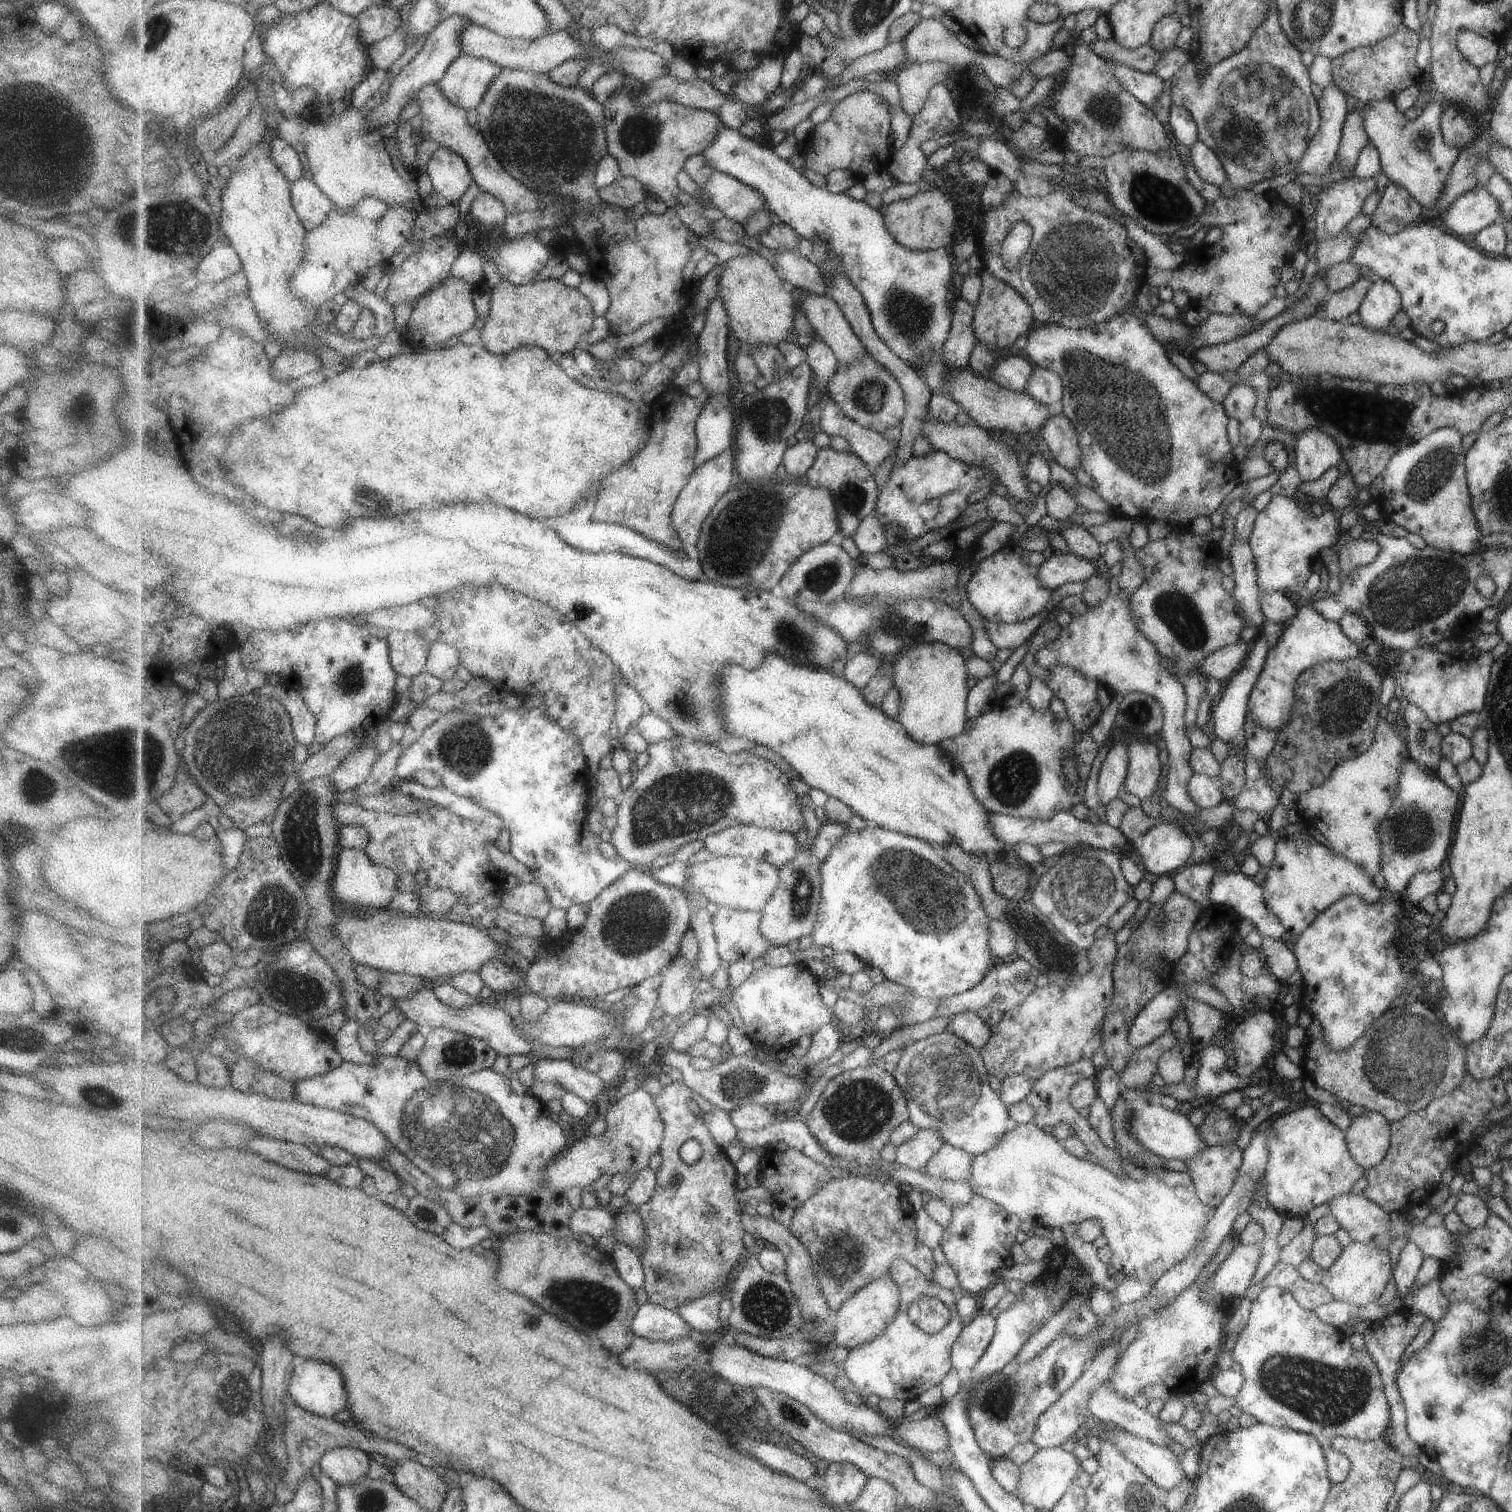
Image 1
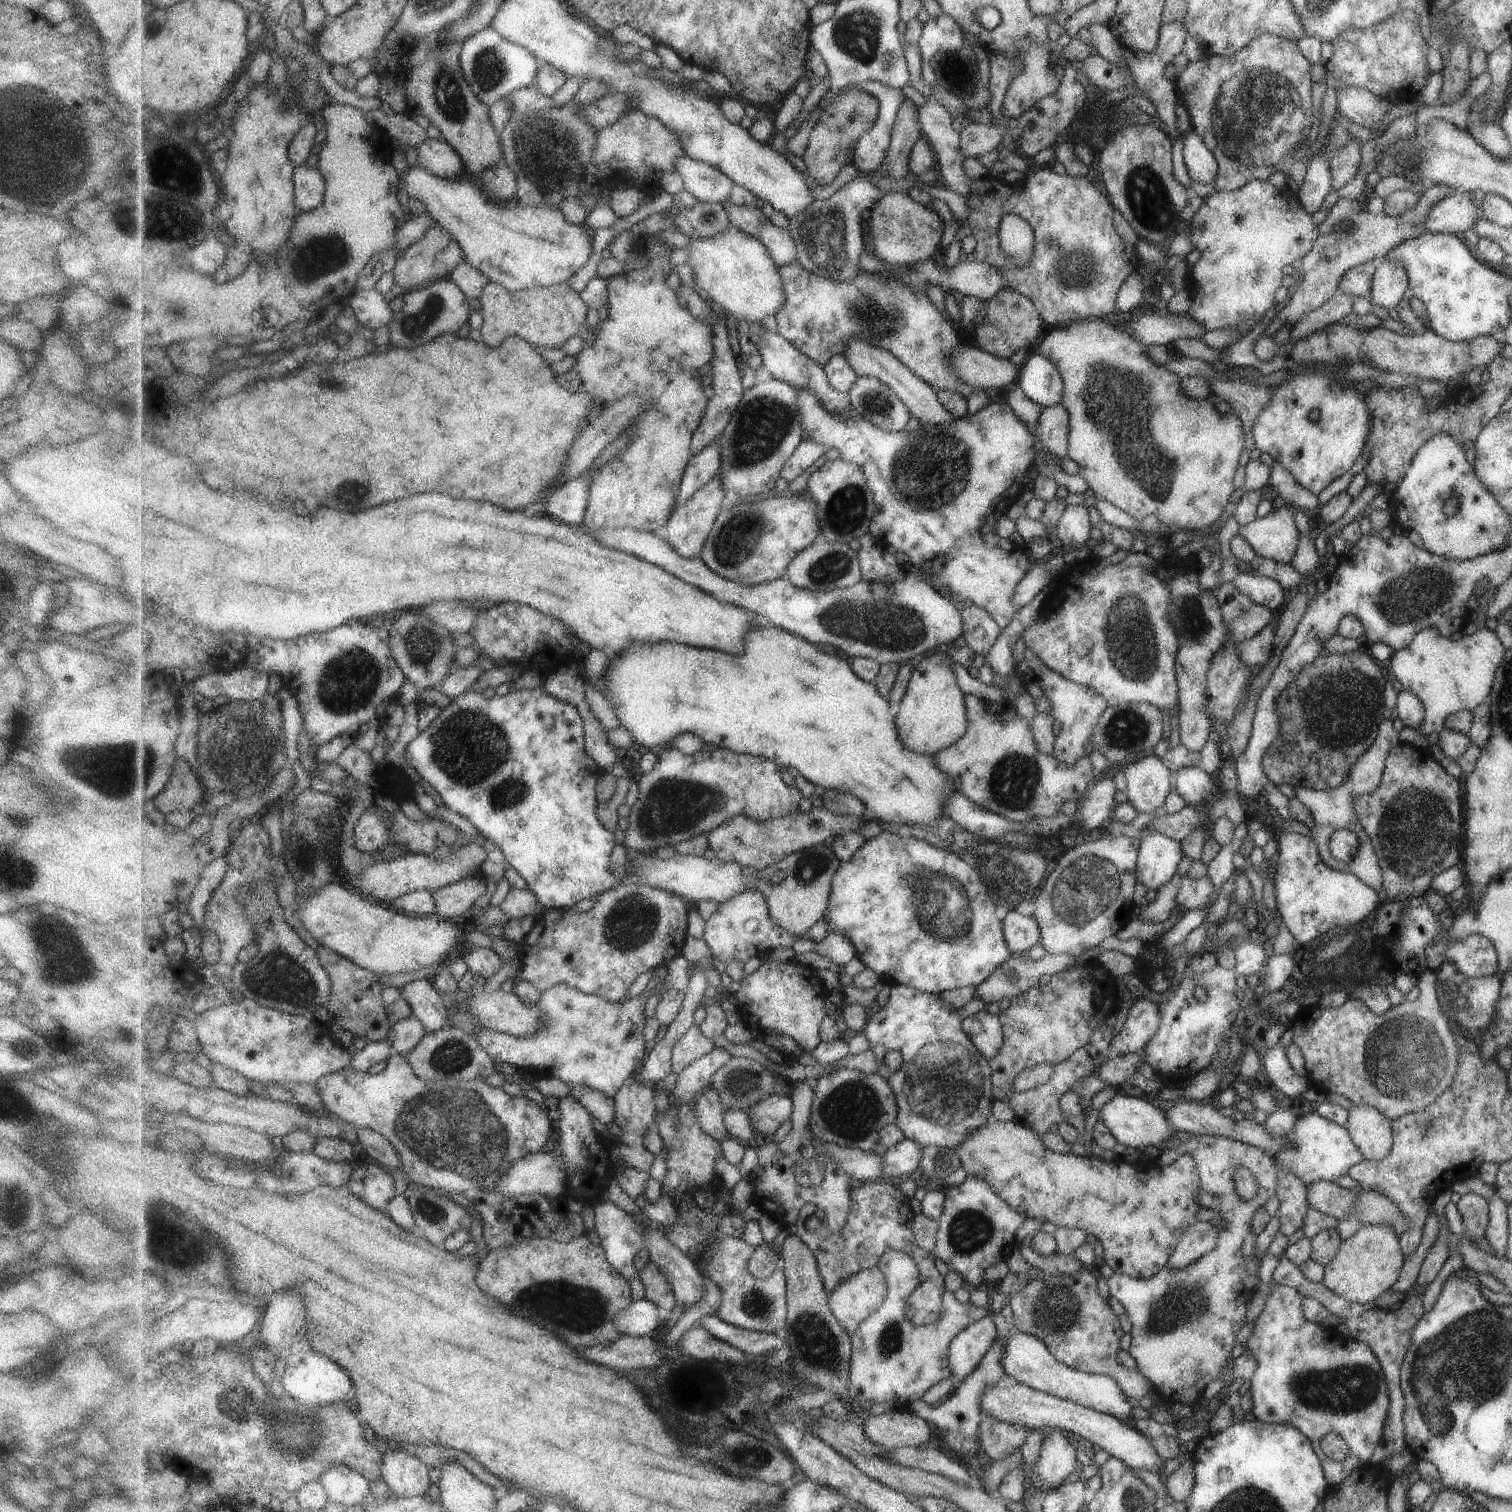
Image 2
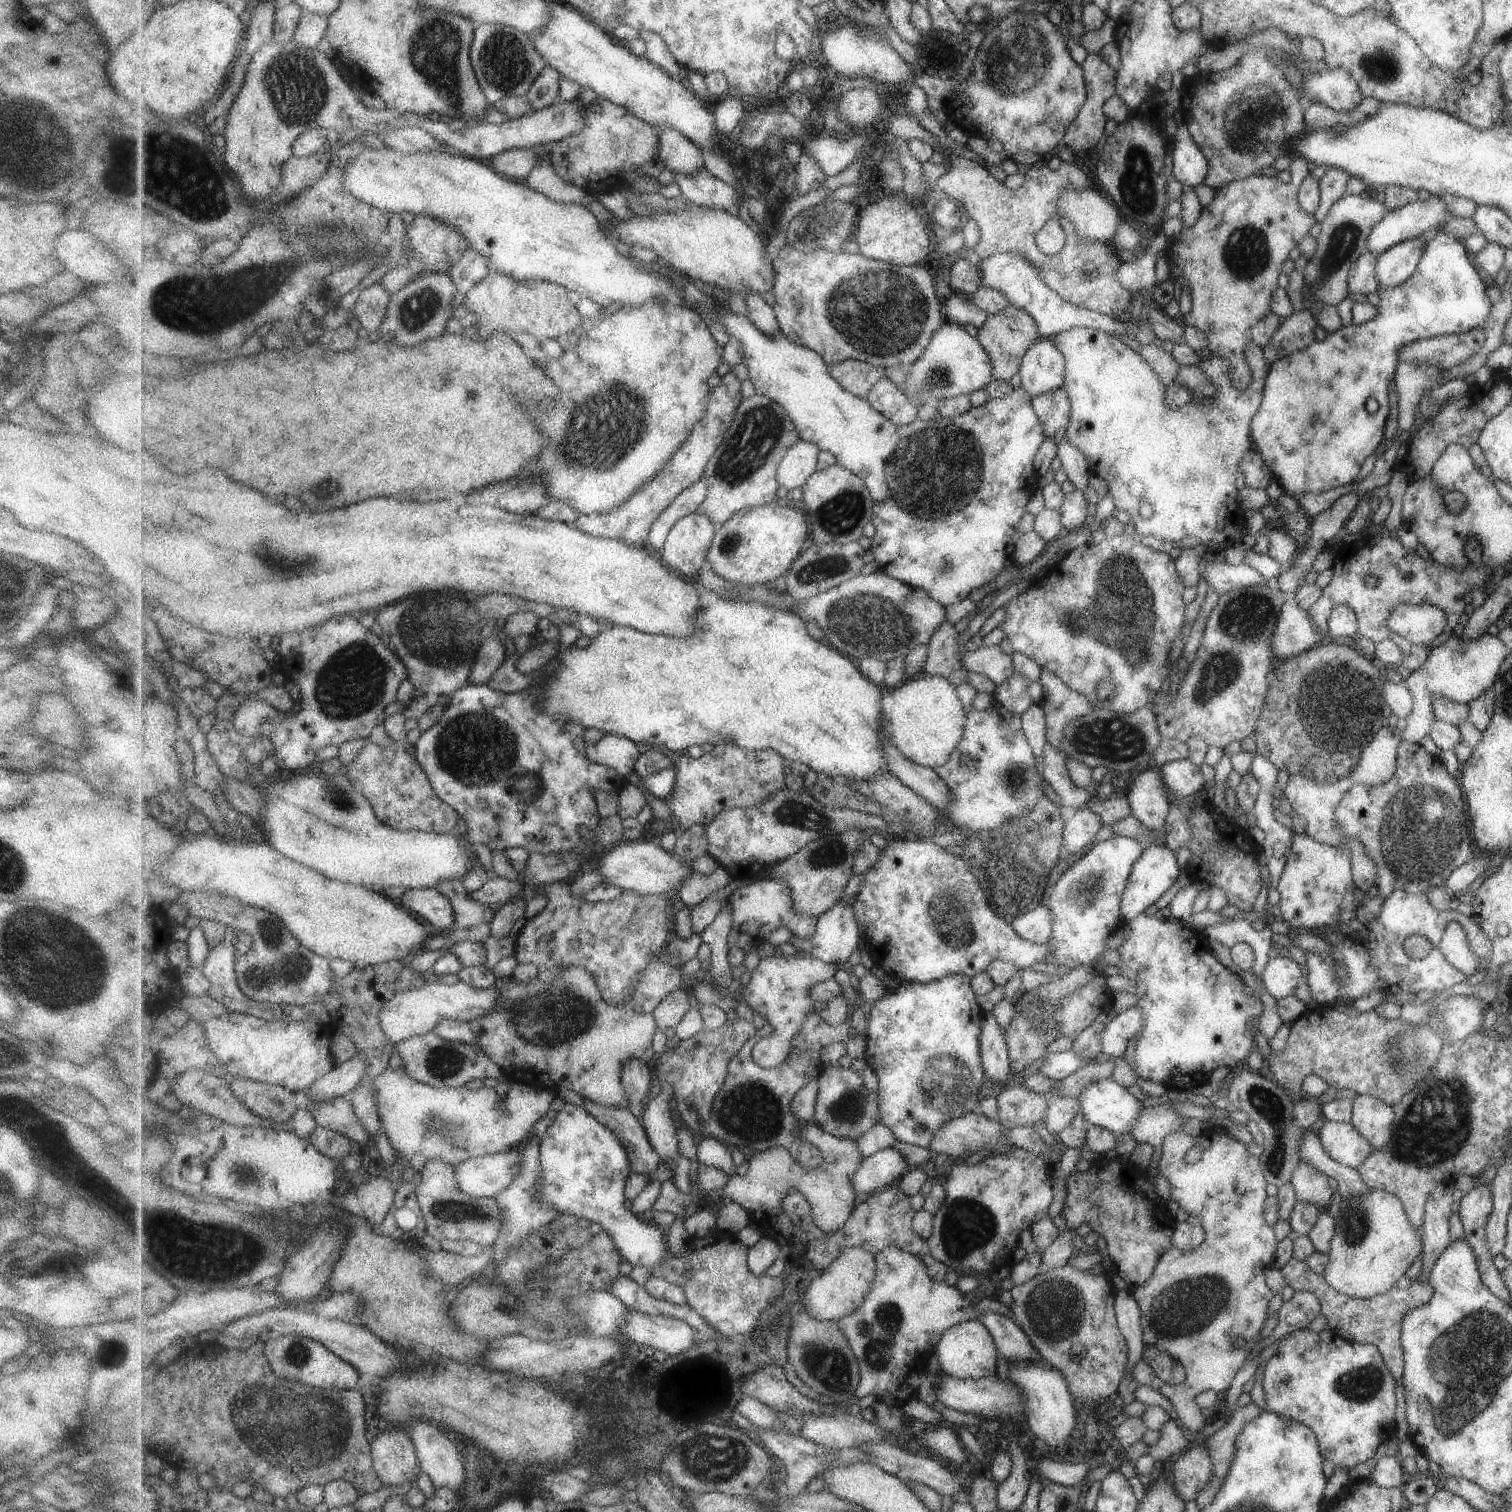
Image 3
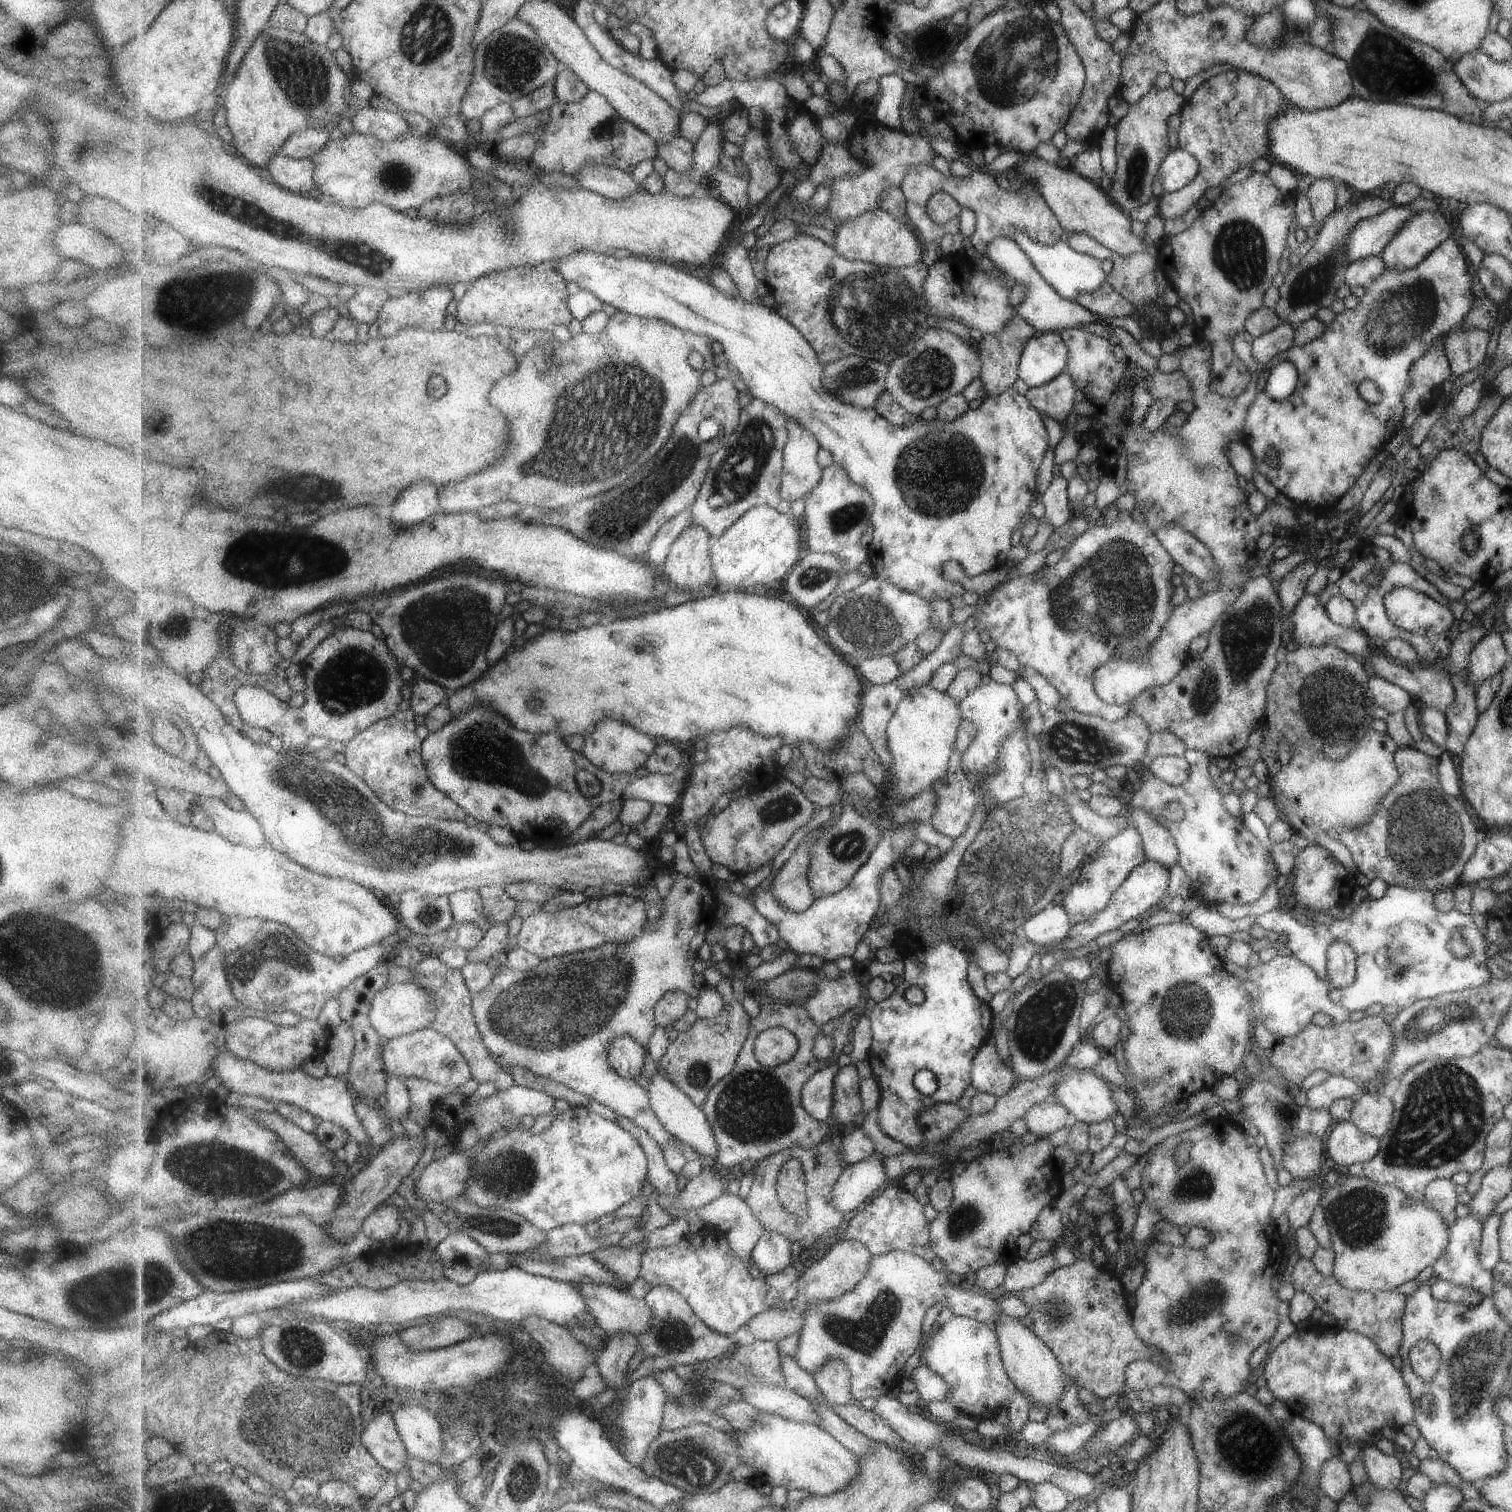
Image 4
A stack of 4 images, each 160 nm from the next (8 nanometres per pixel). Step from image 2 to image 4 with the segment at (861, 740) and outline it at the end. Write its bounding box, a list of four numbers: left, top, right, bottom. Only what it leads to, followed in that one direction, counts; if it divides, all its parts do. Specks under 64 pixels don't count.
[445,590,864,749]

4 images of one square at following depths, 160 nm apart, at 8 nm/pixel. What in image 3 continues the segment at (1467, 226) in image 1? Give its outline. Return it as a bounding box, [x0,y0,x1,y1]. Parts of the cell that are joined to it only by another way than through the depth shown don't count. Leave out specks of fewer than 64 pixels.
[1366,195,1451,255]

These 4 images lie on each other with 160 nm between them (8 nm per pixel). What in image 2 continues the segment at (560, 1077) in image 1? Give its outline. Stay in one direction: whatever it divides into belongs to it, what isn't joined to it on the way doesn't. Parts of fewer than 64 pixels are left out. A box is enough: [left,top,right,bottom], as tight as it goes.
[570,1086,617,1124]

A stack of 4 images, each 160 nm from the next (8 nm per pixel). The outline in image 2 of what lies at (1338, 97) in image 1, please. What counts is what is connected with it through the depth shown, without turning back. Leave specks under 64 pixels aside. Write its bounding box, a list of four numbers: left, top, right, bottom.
[1295,150,1330,214]

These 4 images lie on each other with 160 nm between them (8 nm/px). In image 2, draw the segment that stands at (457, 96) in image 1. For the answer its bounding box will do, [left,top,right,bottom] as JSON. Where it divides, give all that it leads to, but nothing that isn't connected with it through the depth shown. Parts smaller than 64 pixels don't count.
[461,26,539,107]

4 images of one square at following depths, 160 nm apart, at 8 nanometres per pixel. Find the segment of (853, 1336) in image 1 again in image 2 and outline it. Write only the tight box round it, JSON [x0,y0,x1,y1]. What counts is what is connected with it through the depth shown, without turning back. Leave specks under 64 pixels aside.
[826,1266,888,1334]

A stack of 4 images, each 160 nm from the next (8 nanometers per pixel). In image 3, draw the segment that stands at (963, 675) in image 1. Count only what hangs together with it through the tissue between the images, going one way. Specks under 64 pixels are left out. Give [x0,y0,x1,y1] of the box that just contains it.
[885,674,967,769]

